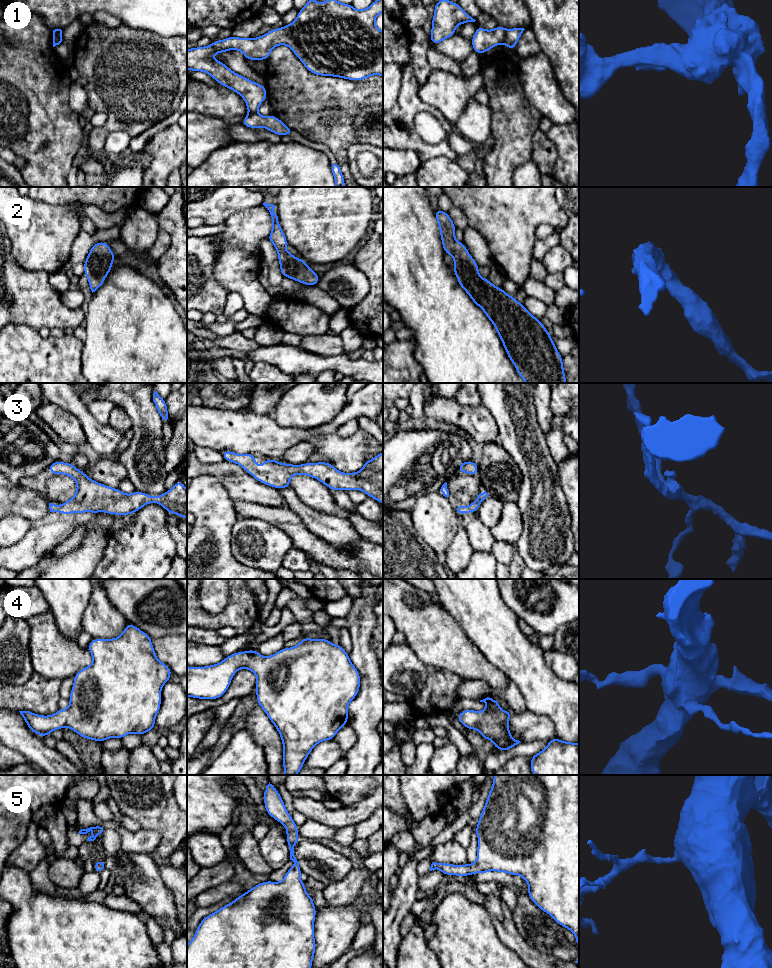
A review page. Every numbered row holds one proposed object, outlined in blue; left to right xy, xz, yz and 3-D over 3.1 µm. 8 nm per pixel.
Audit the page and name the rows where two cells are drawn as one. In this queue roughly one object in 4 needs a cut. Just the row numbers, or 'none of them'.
1

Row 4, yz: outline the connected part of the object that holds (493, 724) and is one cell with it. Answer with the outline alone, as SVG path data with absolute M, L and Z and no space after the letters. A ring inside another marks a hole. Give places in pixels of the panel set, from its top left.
M485 698L484 702L487 709L485 711L474 711L466 709L457 716L458 721L469 730L477 729L483 739L492 740L493 747L507 751L521 743L515 740L509 732L509 718L513 713L499 707L499 700Z

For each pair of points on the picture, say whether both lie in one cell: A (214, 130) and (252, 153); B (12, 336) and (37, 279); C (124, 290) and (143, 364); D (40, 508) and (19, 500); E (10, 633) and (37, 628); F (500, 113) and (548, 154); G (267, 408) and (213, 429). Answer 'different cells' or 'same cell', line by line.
A: different cells
B: different cells
C: same cell
D: same cell
E: different cells
F: different cells
G: different cells

